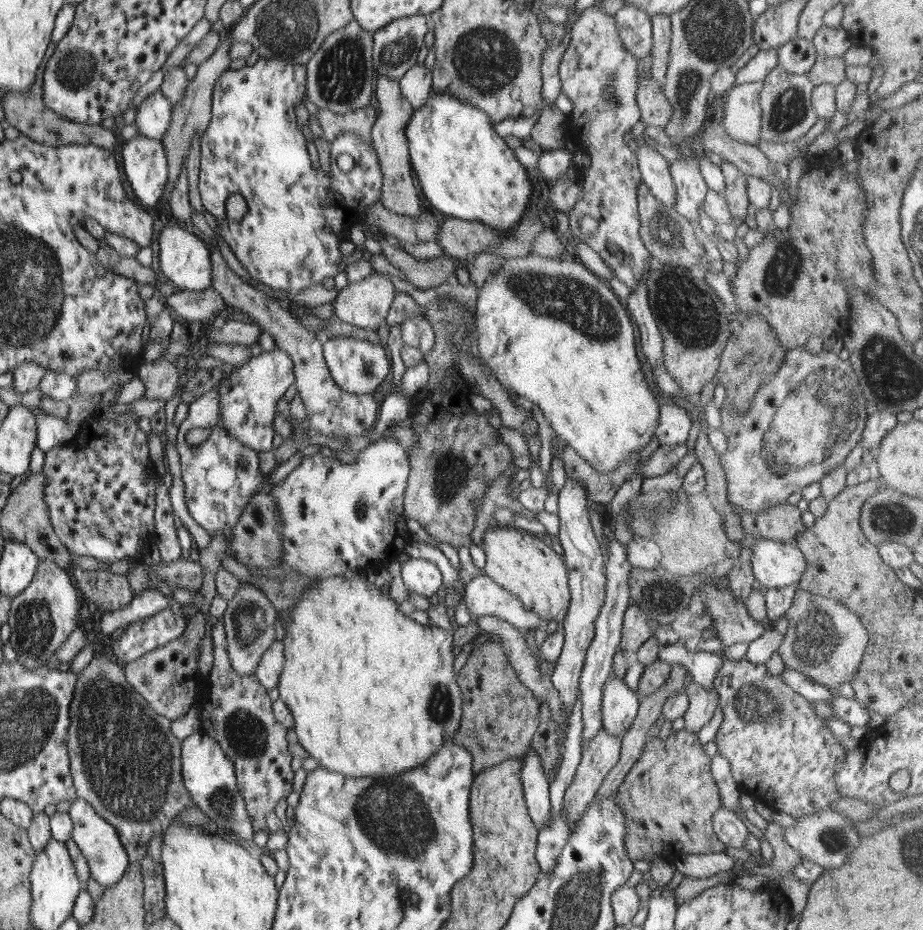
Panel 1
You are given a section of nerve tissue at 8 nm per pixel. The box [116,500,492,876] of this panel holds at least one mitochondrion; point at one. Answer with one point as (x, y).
(396, 819)

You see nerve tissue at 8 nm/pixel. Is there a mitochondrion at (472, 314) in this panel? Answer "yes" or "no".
no

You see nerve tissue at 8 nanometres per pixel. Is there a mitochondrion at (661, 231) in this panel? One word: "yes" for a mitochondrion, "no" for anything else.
yes

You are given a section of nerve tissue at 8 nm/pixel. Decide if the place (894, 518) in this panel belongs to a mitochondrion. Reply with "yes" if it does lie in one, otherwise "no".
yes

